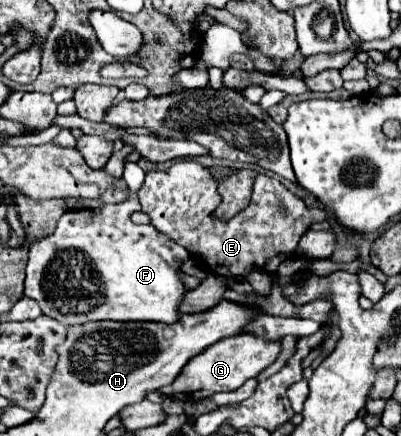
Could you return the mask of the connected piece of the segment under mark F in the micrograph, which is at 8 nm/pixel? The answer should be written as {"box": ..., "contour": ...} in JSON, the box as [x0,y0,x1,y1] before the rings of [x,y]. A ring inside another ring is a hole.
{"box":[24,162,190,326],"contour":[[[126,162],[124,180],[130,188],[126,202],[66,212],[58,220],[56,232],[30,248],[26,270],[28,290],[24,294],[40,304],[42,314],[64,326],[90,320],[162,324],[180,320],[180,304],[188,288],[178,272],[190,254],[152,226],[138,226],[130,220],[132,212],[140,208],[134,194],[144,182],[144,170],[136,162]],[[80,300],[88,300],[92,310],[86,314],[78,312]]]}

